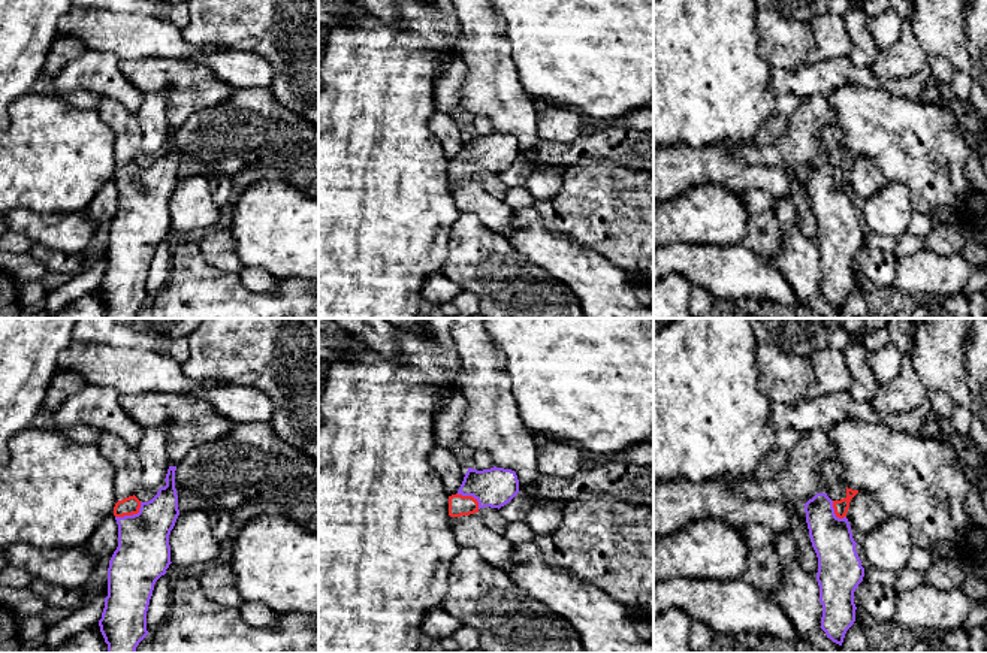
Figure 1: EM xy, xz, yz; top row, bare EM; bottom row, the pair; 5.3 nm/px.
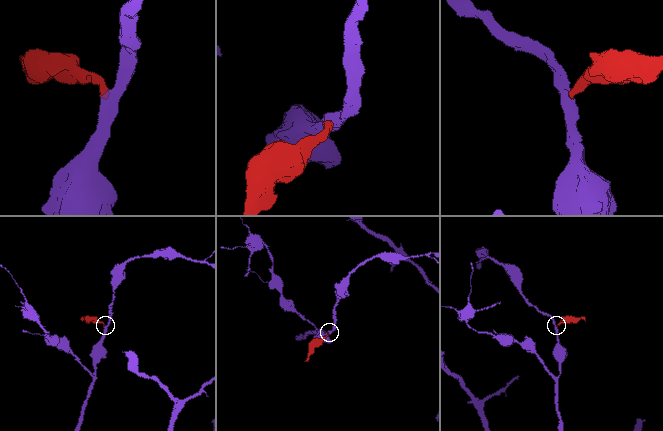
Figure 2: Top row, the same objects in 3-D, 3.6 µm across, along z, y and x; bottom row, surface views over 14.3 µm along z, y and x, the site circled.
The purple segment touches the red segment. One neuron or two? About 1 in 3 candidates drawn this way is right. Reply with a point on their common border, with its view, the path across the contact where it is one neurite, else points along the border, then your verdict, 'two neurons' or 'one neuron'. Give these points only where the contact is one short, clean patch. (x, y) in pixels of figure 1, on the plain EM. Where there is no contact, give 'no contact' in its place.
contact xy (130, 181); way xy (142, 221), (142, 193), (130, 181), (130, 171); one neuron

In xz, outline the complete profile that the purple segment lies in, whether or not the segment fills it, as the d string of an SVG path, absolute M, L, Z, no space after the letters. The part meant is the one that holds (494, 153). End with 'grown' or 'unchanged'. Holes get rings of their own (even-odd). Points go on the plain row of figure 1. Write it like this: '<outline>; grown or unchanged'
M496 131L483 136L468 133L458 158L449 161L449 181L470 181L485 172L499 175L517 158L519 145L514 136Z; grown

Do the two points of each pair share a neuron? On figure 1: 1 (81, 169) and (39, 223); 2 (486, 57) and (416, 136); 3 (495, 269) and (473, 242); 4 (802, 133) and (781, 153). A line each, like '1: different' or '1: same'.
1: different
2: different
3: same
4: same

